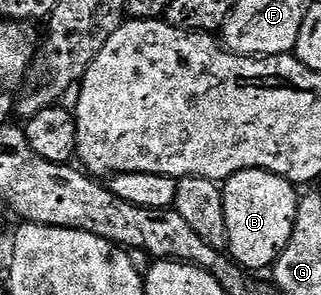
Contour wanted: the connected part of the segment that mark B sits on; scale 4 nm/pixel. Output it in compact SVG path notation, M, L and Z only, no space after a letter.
M262 169L239 171L224 182L228 256L242 269L268 270L287 247L295 223L298 190L290 181Z

